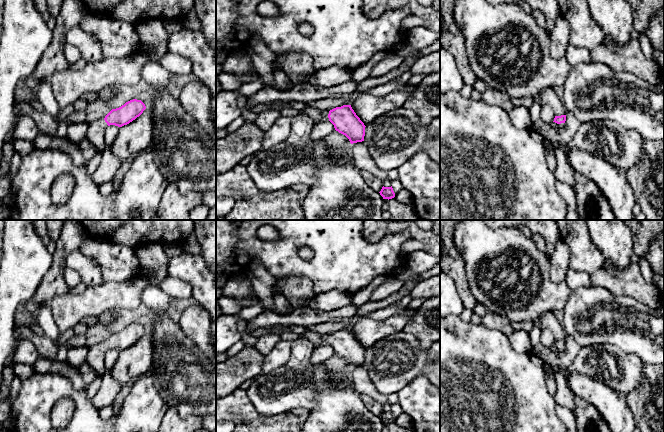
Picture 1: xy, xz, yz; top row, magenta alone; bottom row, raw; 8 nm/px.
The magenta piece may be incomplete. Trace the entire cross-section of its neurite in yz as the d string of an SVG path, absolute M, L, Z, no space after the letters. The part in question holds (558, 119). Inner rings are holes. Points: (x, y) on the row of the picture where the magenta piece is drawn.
M566 115L555 116L553 123L551 124L554 129L560 129L565 127Z

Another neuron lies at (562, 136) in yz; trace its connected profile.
M566 112L565 115L566 121L564 128L554 129L551 124L547 124L541 119L533 123L532 128L548 141L565 147L581 124L571 112Z

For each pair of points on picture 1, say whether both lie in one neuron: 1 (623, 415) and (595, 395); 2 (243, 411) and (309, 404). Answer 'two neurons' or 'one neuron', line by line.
1: one neuron
2: two neurons

